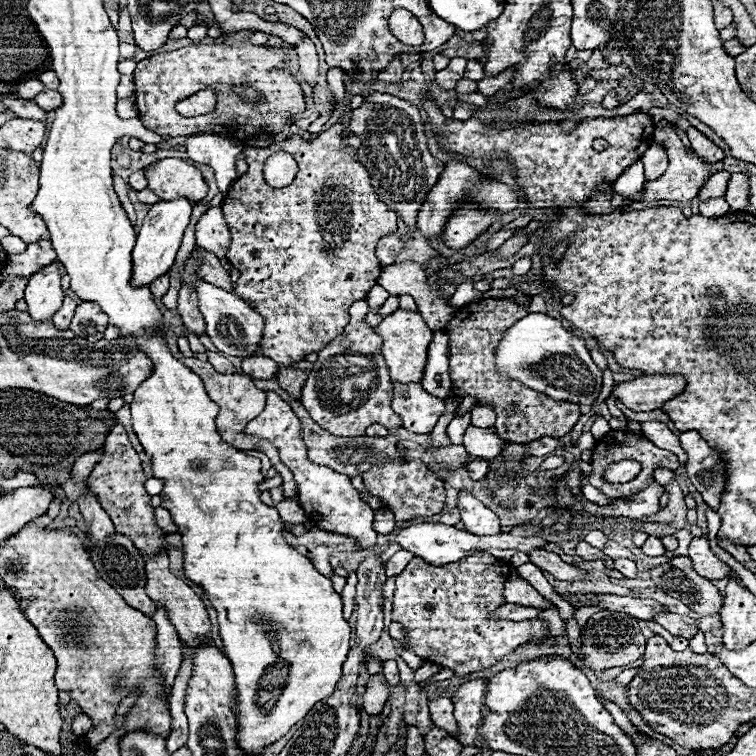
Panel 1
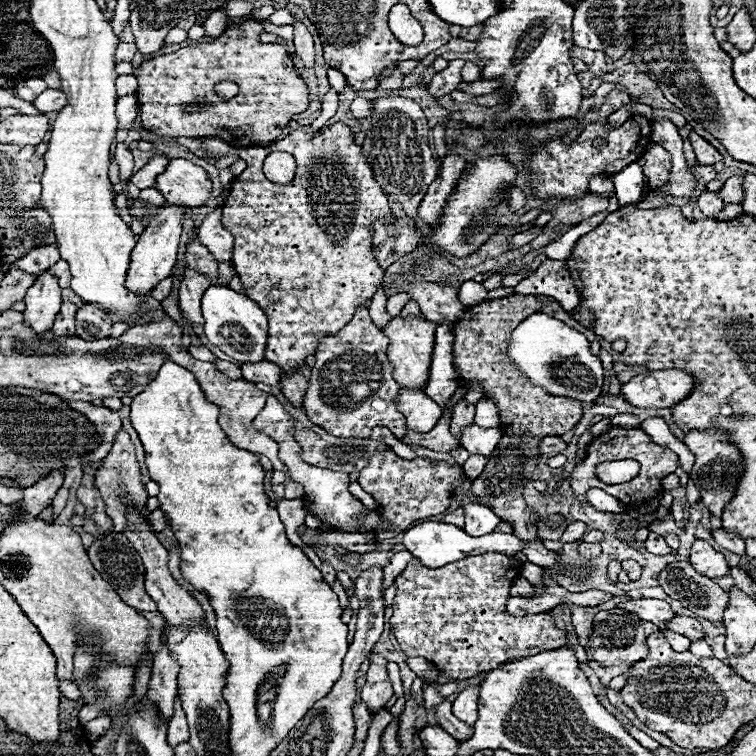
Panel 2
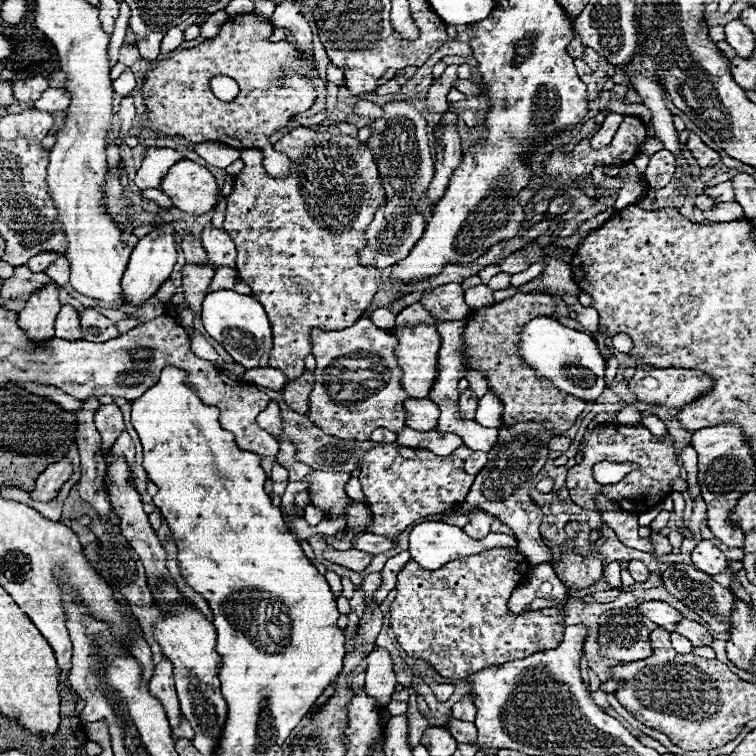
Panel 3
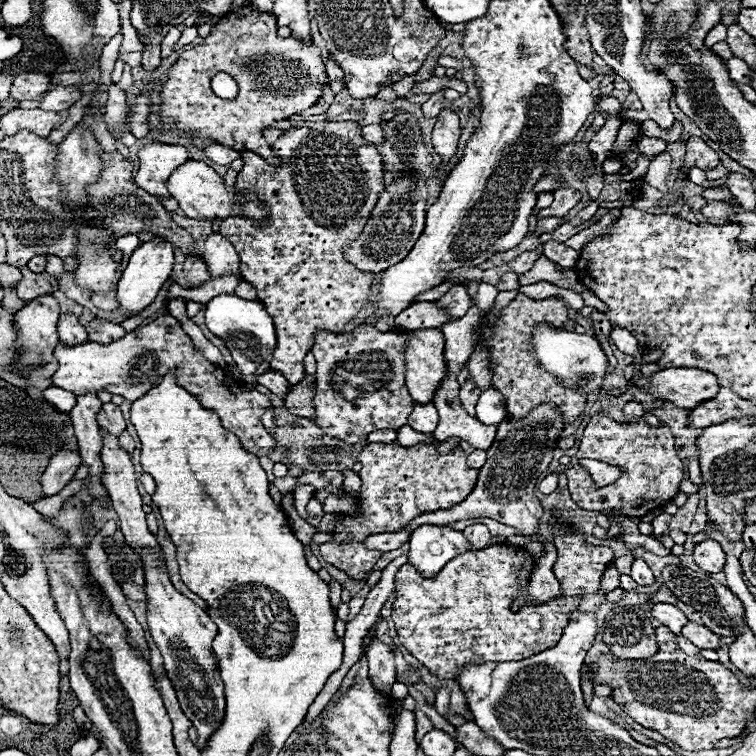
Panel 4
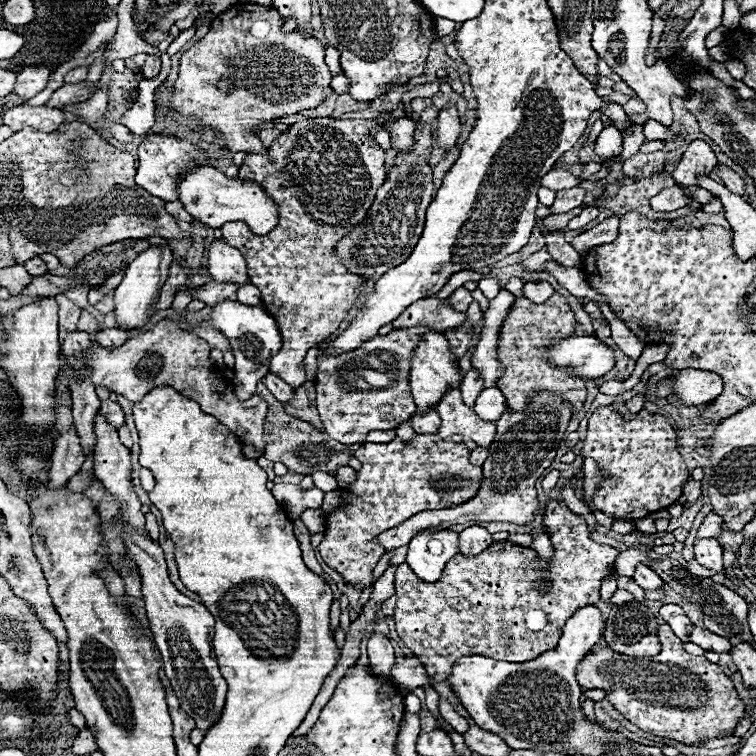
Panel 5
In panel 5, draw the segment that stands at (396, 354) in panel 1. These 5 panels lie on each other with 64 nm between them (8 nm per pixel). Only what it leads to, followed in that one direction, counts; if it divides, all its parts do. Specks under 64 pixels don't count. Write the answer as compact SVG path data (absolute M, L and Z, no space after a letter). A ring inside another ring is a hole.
M428 330L426 334L422 334L418 346L412 352L412 368L410 368L410 390L416 400L418 412L436 408L436 404L444 396L444 390L458 384L460 384L460 368L456 366L454 356L450 356L446 336L442 332Z

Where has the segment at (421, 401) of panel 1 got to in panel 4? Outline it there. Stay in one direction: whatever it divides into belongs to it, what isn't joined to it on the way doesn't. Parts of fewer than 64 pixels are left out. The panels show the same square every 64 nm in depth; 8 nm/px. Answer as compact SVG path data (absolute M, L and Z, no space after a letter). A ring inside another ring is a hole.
M414 404L414 410L408 418L408 426L412 426L418 432L432 434L432 430L438 426L438 410L434 404Z

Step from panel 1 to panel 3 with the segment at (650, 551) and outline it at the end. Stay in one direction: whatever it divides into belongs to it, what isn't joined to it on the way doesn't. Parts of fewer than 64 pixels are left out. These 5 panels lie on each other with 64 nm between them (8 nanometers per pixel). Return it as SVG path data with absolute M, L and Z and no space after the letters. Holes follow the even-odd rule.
M652 532L650 534L650 542L652 542L656 554L670 554L672 552L672 546L670 546L670 542L668 542L666 536L660 536L660 534Z

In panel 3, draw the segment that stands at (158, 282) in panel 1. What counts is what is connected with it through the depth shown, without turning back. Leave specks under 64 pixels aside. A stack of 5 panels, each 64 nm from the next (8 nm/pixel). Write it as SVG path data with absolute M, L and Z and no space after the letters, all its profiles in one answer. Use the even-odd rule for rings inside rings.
M166 280L166 282L158 288L158 292L154 294L154 298L160 300L160 302L170 302L170 298L174 296L174 292L176 292L176 286L172 284L172 280Z

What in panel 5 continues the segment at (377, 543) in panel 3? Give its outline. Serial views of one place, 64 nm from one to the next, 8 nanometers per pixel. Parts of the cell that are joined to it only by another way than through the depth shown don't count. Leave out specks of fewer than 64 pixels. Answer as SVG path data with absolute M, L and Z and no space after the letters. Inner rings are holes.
M540 392L536 398L532 398L526 412L506 410L502 418L496 422L498 430L494 442L488 448L490 458L482 466L482 486L478 494L454 508L420 512L414 518L402 522L400 526L382 532L376 542L382 544L384 550L394 550L406 546L406 542L410 542L410 538L414 538L414 534L422 530L442 530L454 524L464 524L468 520L480 520L480 522L500 520L518 526L530 524L532 518L540 512L534 484L542 476L542 472L554 462L556 450L562 442L568 422L570 422L568 402L550 392Z

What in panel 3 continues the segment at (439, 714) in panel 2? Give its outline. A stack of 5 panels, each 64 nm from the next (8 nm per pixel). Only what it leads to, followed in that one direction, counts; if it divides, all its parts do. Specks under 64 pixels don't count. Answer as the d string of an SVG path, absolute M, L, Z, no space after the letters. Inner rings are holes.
M454 716L448 718L448 732L458 742L464 742L464 744L470 744L476 740L476 726L472 722L464 722L464 720L458 720Z

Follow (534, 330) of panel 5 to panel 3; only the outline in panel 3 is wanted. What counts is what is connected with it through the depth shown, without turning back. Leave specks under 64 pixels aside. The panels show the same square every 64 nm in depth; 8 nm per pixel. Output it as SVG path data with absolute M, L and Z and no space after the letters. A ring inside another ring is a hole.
M514 294L502 302L472 310L466 320L466 328L462 334L462 352L464 352L464 366L468 370L478 370L488 380L488 388L500 398L504 412L502 420L504 426L514 426L518 422L542 422L552 424L556 436L562 436L566 430L572 428L576 418L584 410L584 400L564 394L556 390L550 382L536 378L536 374L528 368L528 364L518 356L516 344L522 326L536 316L554 316L554 298L548 294Z

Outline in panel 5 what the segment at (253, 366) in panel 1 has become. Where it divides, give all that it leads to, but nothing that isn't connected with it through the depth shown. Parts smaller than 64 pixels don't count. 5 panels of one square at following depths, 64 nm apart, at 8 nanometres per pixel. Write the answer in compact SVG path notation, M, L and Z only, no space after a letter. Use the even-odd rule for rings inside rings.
M268 372L268 374L262 378L262 382L264 382L266 388L268 388L280 402L284 402L284 404L294 396L294 390L292 390L280 376L276 376L276 374L272 374L272 372Z

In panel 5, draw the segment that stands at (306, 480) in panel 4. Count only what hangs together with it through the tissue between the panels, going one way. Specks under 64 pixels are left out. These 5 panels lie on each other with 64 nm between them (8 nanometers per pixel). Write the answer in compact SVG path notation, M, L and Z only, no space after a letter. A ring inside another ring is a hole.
M316 471L312 473L314 486L322 490L324 493L337 490L338 483L333 474L328 472Z

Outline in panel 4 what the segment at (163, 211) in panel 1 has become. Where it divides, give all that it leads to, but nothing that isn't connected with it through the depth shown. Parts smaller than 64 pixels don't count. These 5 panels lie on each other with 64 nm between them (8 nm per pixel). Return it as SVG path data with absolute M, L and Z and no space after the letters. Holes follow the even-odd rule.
M154 236L150 242L142 242L132 252L128 266L118 282L118 290L116 290L116 300L120 302L120 310L124 312L126 318L140 314L146 306L154 302L164 282L170 278L172 266L174 266L174 250L172 250L172 244L162 236Z

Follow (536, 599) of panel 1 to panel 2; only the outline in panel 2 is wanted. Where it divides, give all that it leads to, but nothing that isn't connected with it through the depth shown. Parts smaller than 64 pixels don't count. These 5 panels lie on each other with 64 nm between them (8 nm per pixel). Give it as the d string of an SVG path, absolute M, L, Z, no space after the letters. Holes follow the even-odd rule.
M516 578L512 582L512 588L510 588L510 596L520 596L520 598L534 598L534 588L528 580L524 578Z

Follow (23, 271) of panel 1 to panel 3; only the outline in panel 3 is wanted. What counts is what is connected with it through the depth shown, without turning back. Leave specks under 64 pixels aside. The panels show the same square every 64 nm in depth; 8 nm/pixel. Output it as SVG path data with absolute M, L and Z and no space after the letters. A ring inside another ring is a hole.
M42 252L42 254L34 254L26 266L32 270L32 272L44 272L60 254L58 252Z

